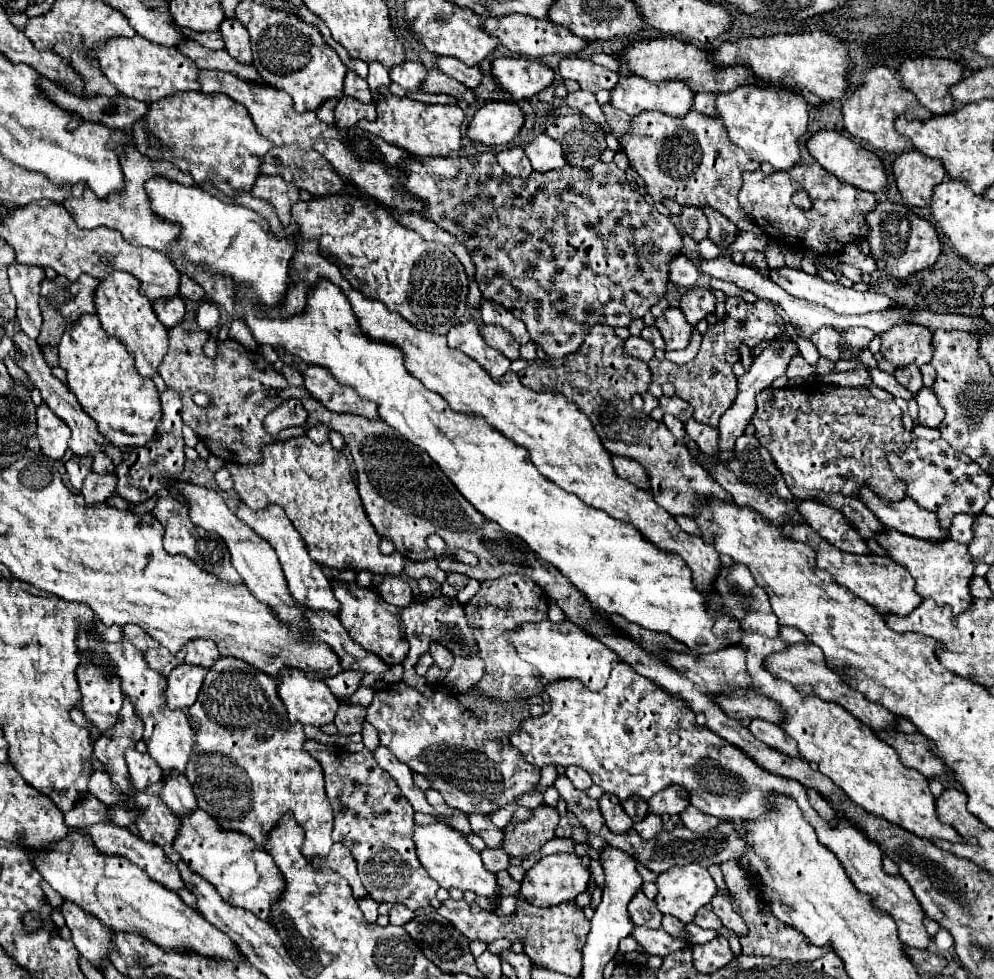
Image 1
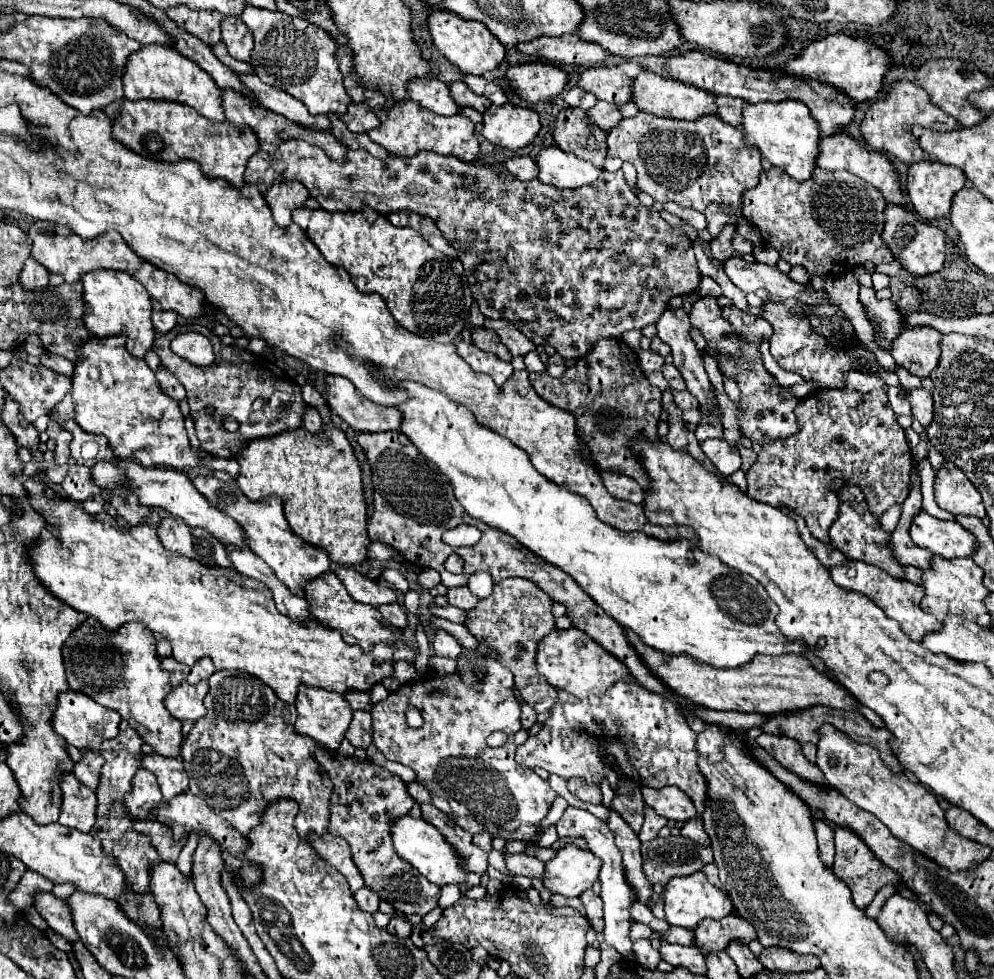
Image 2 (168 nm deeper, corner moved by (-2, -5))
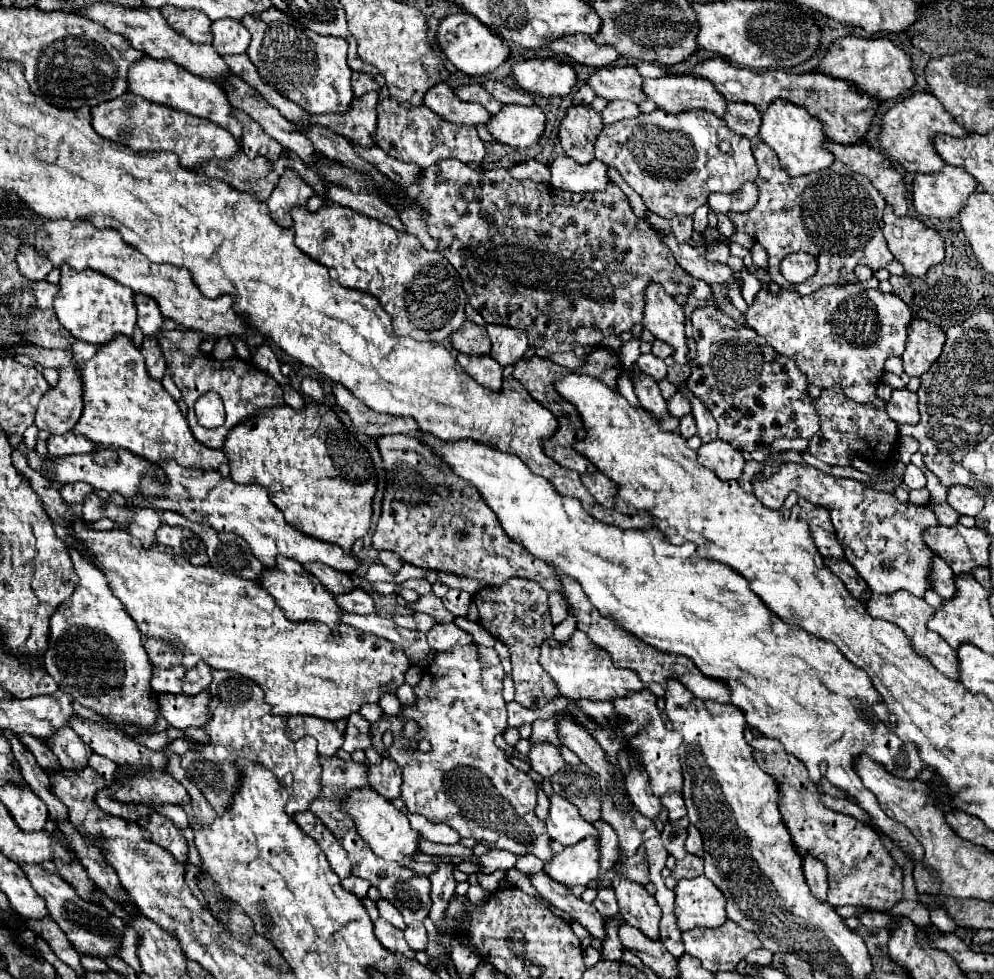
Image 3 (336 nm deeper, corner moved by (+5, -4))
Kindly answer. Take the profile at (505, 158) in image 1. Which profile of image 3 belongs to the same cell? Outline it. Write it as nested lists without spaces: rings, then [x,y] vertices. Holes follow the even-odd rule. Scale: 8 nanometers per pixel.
[[[534,159],[530,161],[524,161],[524,163],[516,163],[508,169],[508,173],[516,179],[530,179],[530,181],[536,181],[536,183],[548,183],[550,179],[550,171],[544,163],[538,163]]]

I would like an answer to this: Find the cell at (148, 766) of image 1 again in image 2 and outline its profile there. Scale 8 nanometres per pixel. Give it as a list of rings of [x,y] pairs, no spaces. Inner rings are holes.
[[[139,768],[133,776],[131,794],[125,796],[125,808],[133,820],[147,820],[149,810],[157,808],[163,802],[161,790],[157,786],[157,778],[149,774],[149,770]]]

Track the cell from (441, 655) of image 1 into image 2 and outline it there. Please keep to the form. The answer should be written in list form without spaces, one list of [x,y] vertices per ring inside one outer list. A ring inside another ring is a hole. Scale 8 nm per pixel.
[[[437,630],[433,636],[433,650],[437,656],[447,656],[447,658],[457,658],[461,652],[461,642],[457,642],[451,634],[445,630]]]

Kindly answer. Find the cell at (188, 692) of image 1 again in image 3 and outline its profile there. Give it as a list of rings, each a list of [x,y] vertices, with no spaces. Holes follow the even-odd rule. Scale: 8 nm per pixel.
[[[160,693],[160,713],[176,729],[204,727],[210,719],[210,693],[186,695],[186,693]]]

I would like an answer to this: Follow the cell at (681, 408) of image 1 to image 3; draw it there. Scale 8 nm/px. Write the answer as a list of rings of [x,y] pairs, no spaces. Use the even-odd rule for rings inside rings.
[[[684,415],[684,417],[680,419],[680,435],[682,435],[684,439],[690,439],[694,433],[696,433],[696,423],[694,423],[694,419],[692,419],[690,415]]]

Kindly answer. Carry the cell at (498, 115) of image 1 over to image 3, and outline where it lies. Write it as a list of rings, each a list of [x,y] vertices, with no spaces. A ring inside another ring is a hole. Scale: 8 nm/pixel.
[[[504,105],[500,113],[492,115],[492,121],[488,121],[488,131],[504,145],[526,149],[540,139],[544,121],[546,117],[538,105]]]

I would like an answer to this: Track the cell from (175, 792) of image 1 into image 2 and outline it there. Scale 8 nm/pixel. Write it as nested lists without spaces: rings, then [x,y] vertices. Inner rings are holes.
[[[145,754],[141,766],[157,776],[163,798],[169,800],[177,794],[187,792],[187,774],[183,770],[183,758],[165,758],[161,754]]]

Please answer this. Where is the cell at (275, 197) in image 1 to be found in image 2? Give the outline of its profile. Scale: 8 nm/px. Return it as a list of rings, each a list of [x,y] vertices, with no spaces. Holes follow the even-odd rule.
[[[279,180],[265,194],[273,218],[281,228],[287,228],[291,224],[291,212],[295,208],[303,208],[307,198],[309,198],[309,190],[301,182],[293,182],[293,180]]]

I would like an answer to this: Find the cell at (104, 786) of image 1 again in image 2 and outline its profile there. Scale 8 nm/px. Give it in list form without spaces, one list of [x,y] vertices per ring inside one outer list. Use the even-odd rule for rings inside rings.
[[[87,748],[81,750],[81,752],[83,752],[83,756],[75,764],[73,774],[85,786],[89,786],[91,790],[97,790],[97,782],[99,782],[99,776],[101,776],[101,766],[103,766],[103,756],[99,752],[87,750]]]

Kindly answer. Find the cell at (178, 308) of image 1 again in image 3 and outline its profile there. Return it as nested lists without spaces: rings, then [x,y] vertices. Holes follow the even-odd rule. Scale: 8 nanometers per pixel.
[[[136,295],[136,309],[138,309],[138,327],[142,329],[144,335],[156,335],[162,327],[162,313],[156,301],[146,295]]]

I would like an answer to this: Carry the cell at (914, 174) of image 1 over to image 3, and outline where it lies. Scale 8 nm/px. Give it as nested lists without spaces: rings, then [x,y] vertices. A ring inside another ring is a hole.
[[[944,165],[936,173],[920,173],[912,181],[912,205],[918,215],[940,221],[954,219],[966,197],[976,191],[976,179],[964,167]]]

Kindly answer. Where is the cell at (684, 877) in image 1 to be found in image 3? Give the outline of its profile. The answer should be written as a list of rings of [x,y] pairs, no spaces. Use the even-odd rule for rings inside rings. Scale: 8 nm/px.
[[[706,875],[680,879],[674,893],[674,913],[680,931],[690,931],[694,927],[720,927],[726,921],[726,899]]]

